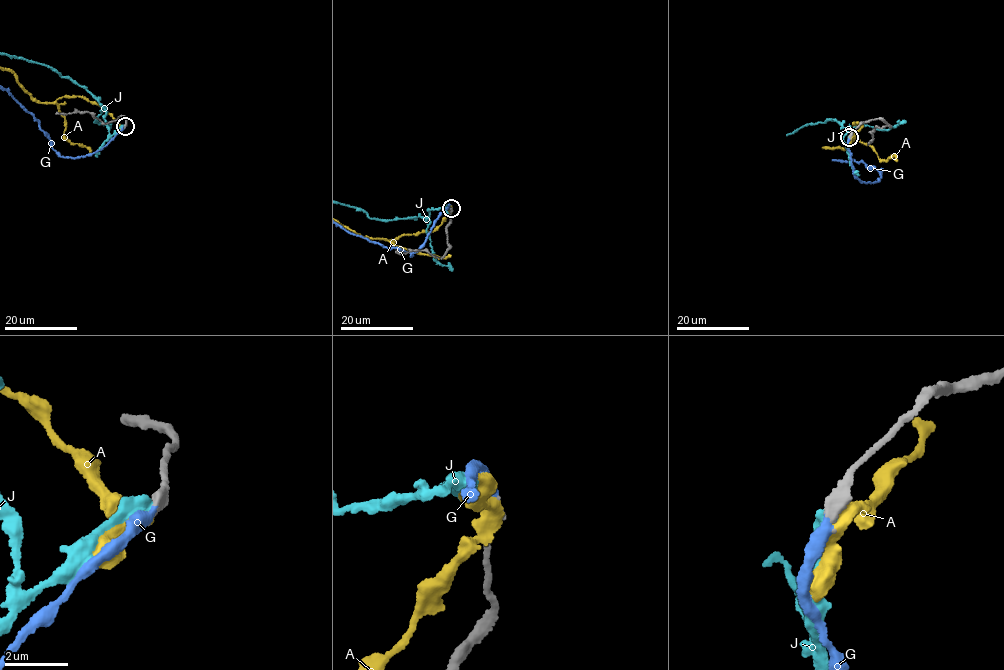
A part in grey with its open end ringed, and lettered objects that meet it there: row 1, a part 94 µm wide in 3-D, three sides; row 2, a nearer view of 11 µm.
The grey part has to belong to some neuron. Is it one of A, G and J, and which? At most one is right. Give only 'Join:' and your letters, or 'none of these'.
Join: G

